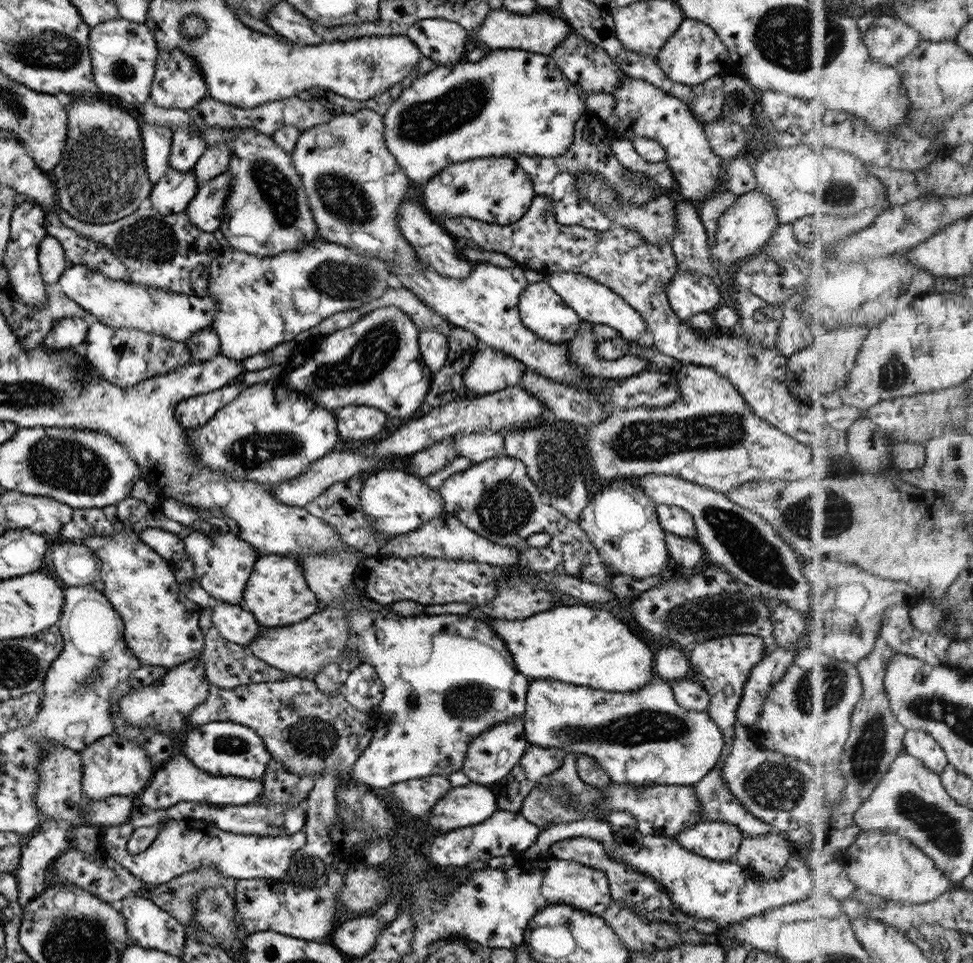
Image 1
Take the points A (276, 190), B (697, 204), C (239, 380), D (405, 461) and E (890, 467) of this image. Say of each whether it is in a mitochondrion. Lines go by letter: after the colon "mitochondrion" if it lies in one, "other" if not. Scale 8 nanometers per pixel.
A: mitochondrion
B: other
C: other
D: other
E: other

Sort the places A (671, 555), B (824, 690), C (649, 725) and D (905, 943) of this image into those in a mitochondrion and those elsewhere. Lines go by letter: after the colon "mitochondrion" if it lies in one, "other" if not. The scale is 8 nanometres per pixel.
A: other
B: mitochondrion
C: mitochondrion
D: other

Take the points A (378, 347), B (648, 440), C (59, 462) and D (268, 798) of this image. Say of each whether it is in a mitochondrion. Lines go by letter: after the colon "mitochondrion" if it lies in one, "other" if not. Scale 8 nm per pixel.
A: mitochondrion
B: mitochondrion
C: mitochondrion
D: other

